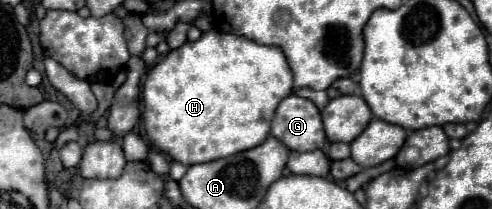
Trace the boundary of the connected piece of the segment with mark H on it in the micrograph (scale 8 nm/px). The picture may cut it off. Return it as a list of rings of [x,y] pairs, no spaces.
[[[210,29],[202,33],[198,41],[186,41],[182,47],[172,49],[164,59],[148,69],[142,89],[144,127],[156,147],[166,151],[170,159],[184,165],[206,163],[264,143],[270,133],[270,123],[278,103],[290,93],[292,71],[280,47],[260,45],[242,35]]]

